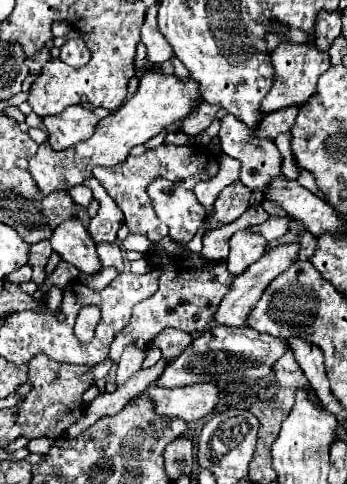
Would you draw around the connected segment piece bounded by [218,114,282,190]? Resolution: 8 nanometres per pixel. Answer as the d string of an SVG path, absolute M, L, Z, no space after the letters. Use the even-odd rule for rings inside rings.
M226 116L222 118L222 128L220 128L220 146L224 150L224 154L236 158L242 168L240 168L240 180L252 188L252 190L264 190L268 186L268 182L274 178L274 176L280 176L280 166L282 166L282 156L276 148L276 144L268 138L256 138L256 134L252 130L248 130L248 126L244 126L238 118L234 116Z

